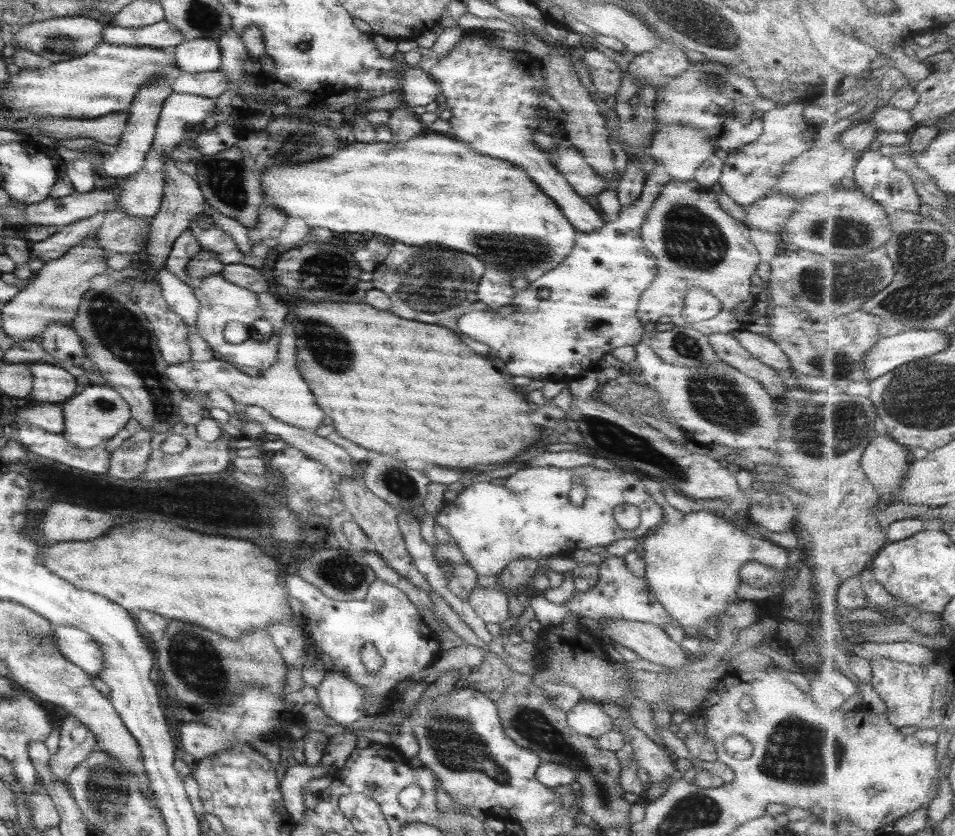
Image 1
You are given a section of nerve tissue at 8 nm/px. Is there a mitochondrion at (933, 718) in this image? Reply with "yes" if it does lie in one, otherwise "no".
no

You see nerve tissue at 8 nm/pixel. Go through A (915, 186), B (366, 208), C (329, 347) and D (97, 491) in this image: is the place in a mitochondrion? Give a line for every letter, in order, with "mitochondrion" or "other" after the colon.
A: other
B: other
C: mitochondrion
D: other

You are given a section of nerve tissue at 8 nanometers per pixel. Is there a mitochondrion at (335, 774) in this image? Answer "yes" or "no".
no

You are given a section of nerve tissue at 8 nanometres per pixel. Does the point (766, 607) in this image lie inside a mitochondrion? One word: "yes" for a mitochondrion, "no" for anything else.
no

